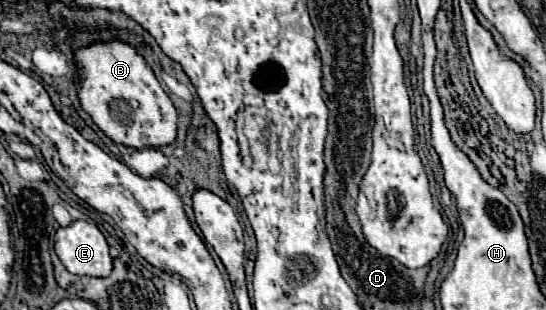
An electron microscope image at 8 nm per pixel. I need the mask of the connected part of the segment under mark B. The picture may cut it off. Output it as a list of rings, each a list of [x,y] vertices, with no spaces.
[[[123,41],[95,43],[77,49],[75,63],[81,79],[81,107],[111,141],[135,149],[159,149],[175,141],[177,109],[133,45]]]

